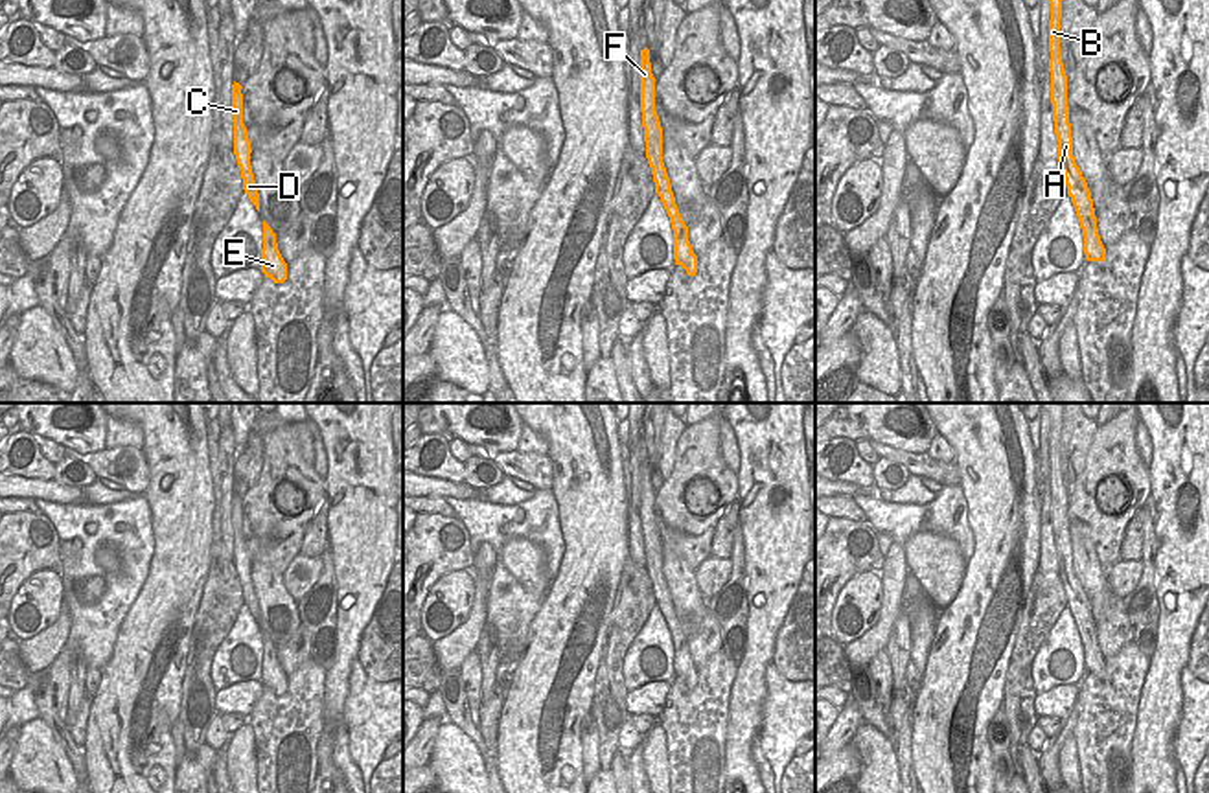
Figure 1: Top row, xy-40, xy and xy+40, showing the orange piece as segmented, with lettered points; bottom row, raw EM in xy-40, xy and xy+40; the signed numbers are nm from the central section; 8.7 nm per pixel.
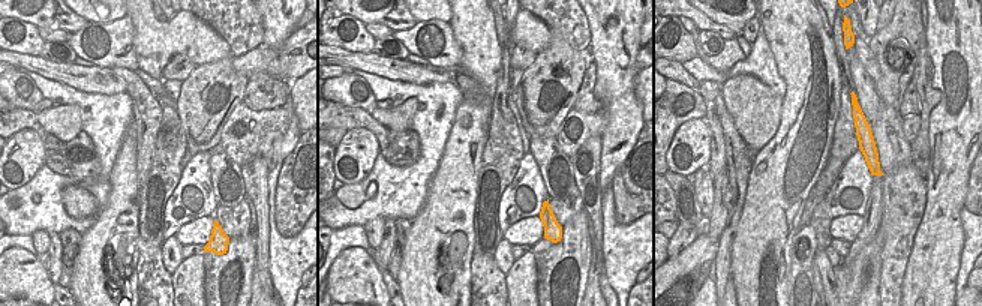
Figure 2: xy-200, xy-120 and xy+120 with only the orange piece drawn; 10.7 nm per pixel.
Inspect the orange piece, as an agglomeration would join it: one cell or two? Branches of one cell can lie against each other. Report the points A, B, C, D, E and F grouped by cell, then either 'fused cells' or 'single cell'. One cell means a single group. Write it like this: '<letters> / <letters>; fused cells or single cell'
A B C D E F; single cell

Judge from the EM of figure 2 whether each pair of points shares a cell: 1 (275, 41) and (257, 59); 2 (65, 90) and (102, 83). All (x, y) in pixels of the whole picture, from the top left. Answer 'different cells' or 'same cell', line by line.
1: different cells
2: different cells

